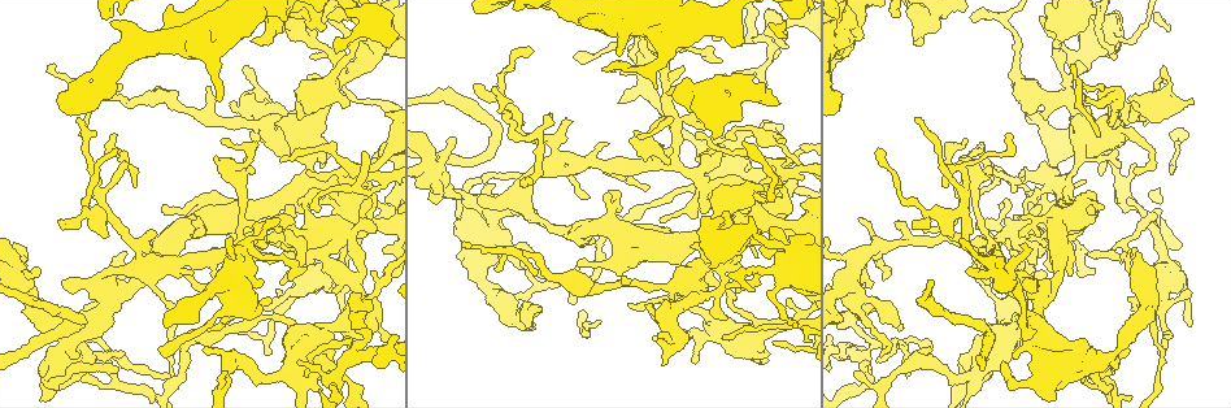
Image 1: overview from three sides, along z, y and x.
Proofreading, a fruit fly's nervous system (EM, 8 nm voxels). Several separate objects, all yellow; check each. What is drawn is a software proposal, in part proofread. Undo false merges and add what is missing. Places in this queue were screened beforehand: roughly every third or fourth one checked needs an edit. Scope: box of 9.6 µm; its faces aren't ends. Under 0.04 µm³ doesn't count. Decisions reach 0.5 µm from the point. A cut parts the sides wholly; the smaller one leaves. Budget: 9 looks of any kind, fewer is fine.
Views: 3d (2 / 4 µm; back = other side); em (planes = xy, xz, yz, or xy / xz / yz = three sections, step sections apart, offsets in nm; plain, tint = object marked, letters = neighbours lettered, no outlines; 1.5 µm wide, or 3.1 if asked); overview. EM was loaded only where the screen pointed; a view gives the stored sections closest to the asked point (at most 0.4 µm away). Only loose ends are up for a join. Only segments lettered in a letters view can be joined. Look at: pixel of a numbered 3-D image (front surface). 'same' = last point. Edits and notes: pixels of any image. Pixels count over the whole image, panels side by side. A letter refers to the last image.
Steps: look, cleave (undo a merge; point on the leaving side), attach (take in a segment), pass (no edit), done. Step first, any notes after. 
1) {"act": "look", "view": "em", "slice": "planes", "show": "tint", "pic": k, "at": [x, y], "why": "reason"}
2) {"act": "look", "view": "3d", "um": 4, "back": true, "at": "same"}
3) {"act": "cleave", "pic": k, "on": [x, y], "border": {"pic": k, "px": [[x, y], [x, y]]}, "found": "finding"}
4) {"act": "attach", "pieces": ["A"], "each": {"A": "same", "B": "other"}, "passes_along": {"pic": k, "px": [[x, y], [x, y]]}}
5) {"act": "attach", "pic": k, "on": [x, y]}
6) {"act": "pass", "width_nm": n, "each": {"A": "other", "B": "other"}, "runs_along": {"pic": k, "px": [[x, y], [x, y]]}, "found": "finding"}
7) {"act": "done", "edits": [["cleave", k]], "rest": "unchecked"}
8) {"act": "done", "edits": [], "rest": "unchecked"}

{"act": "look", "view": "em", "slice": "planes", "show": "letters", "pic": 1, "at": [244, 67], "why": "an open end"}

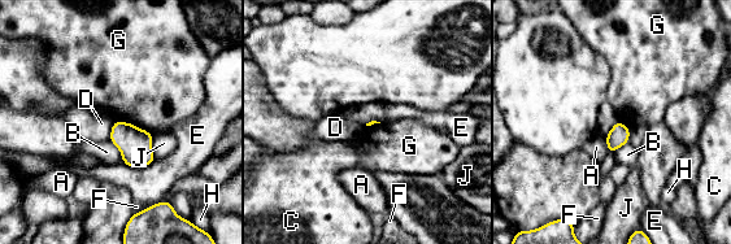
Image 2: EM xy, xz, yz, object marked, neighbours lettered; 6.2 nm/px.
{"act": "pass", "each": {"A": "other", "B": "other", "C": "other", "D": "other", "E": "other", "F": "other", "G": "other", "H": "other", "J": "other"}, "border": {"pic": 2, "px": [[155, 158], [144, 166], [122, 162]]}, "found": "none of them fits"}

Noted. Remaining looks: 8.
{"act": "look", "view": "3d", "um": 4, "pic": 1, "at": [753, 240], "why": "abrupt turn"}

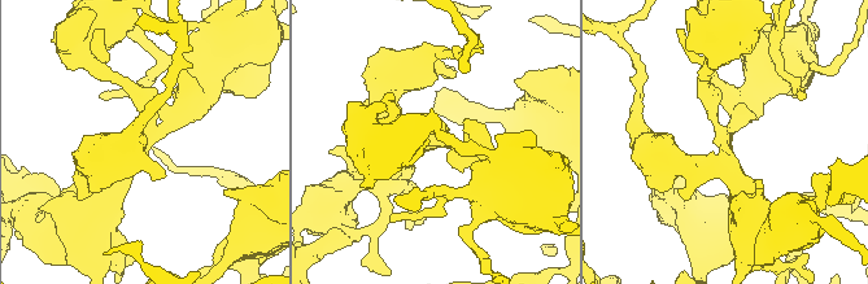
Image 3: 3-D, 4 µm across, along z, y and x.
{"act": "look", "view": "em", "slice": "planes", "show": "plain", "pic": 3, "at": [724, 132], "why": "now the EM"}

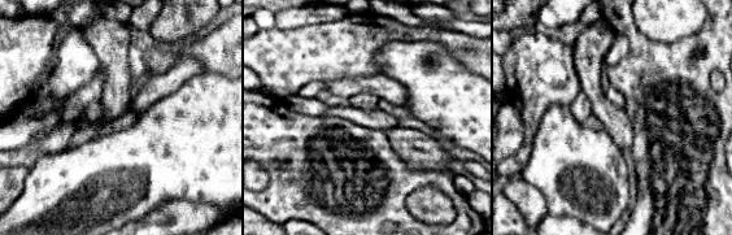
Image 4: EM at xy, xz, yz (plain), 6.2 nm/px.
{"act": "look", "view": "em", "slice": "planes", "show": "letters", "at": "same", "why": "what lies round it"}

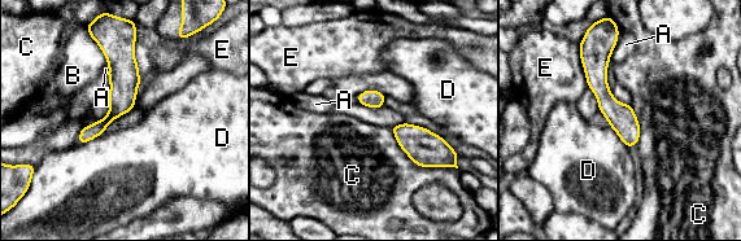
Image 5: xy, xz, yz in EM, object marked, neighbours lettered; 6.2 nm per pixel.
{"act": "pass", "each": {"A": "other", "B": "other", "C": "other", "D": "other", "E": "other"}, "runs_along": {"pic": 5, "px": [[129, 42], [122, 99], [81, 140]]}, "found": "all the same cell"}

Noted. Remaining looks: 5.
{"act": "look", "view": "3d", "um": 4, "pic": 1, "at": [332, 354]}

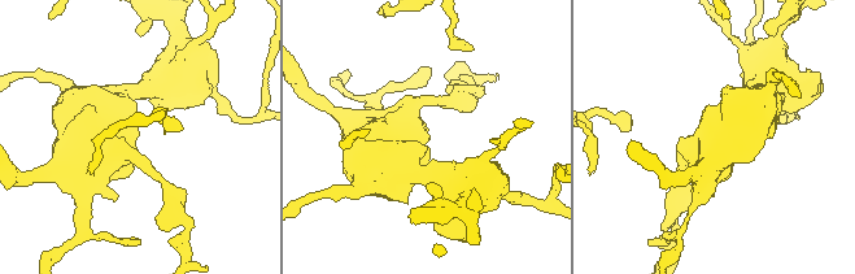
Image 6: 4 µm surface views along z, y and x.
{"act": "look", "view": "em", "slice": "planes", "show": "letters", "pic": 6, "at": [428, 136]}

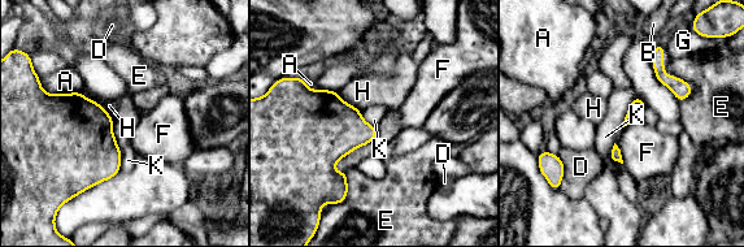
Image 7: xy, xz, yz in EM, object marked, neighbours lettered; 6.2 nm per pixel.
{"act": "pass", "each": {"A": "other", "B": "other", "D": "other", "E": "other", "F": "other", "G": "other", "H": "other", "K": "other"}, "border": {"pic": 7, "px": [[112, 118], [121, 169]]}, "found": "no lettered segment goes on from it"}

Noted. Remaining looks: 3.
{"act": "look", "view": "em", "slice": "planes", "show": "letters", "pic": 1, "at": [206, 353]}

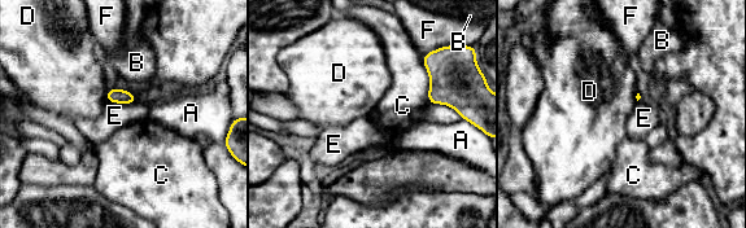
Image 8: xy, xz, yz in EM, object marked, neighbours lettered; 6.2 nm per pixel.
{"act": "pass", "longest_contact_nm": ["C", 300], "each": {"A": "other", "B": "other", "C": "other", "D": "other", "E": "other", "F": "other"}, "found": "no lettered segment goes on from it"}

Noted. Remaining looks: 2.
{"act": "done", "edits": [], "rest": "unchecked"}

